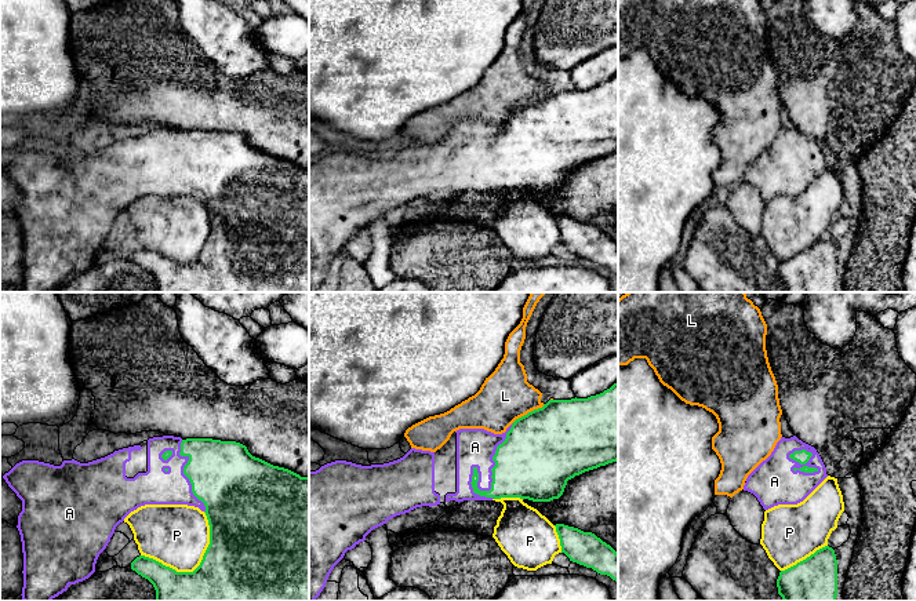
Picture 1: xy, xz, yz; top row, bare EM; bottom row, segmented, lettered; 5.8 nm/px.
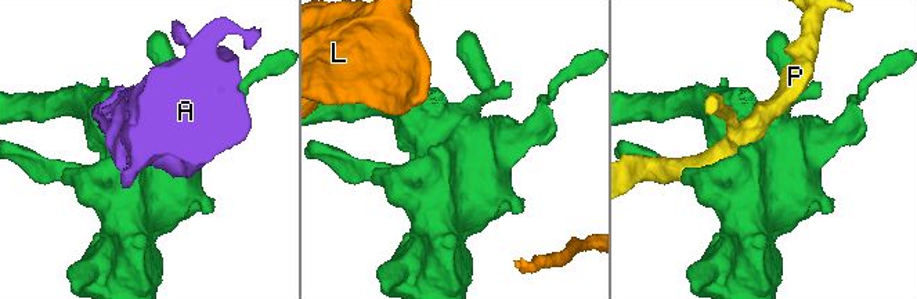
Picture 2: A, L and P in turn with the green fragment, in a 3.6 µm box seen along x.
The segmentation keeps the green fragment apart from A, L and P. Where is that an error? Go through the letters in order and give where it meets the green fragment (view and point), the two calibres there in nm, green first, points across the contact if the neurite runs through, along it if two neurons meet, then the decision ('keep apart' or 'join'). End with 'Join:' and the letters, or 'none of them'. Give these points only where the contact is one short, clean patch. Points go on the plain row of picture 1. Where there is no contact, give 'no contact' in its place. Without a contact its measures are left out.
A: xz (491, 177) | 400/220 nm | join
L: xz (529, 104) | 460/300 nm | keep apart
P: xy (196, 259) | 500/360 nm | keep apart
Join: A

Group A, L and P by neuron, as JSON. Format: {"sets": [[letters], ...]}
{"sets": [["A"], ["L"], ["P"]]}

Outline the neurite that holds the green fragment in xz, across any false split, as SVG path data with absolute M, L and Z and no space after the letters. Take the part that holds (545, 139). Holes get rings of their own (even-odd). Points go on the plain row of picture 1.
M618 73L588 90L549 91L505 124L459 120L436 143L411 139L403 149L361 157L335 152L309 163L309 292L315 292L348 241L390 210L450 192L559 190L567 172L618 152Z

